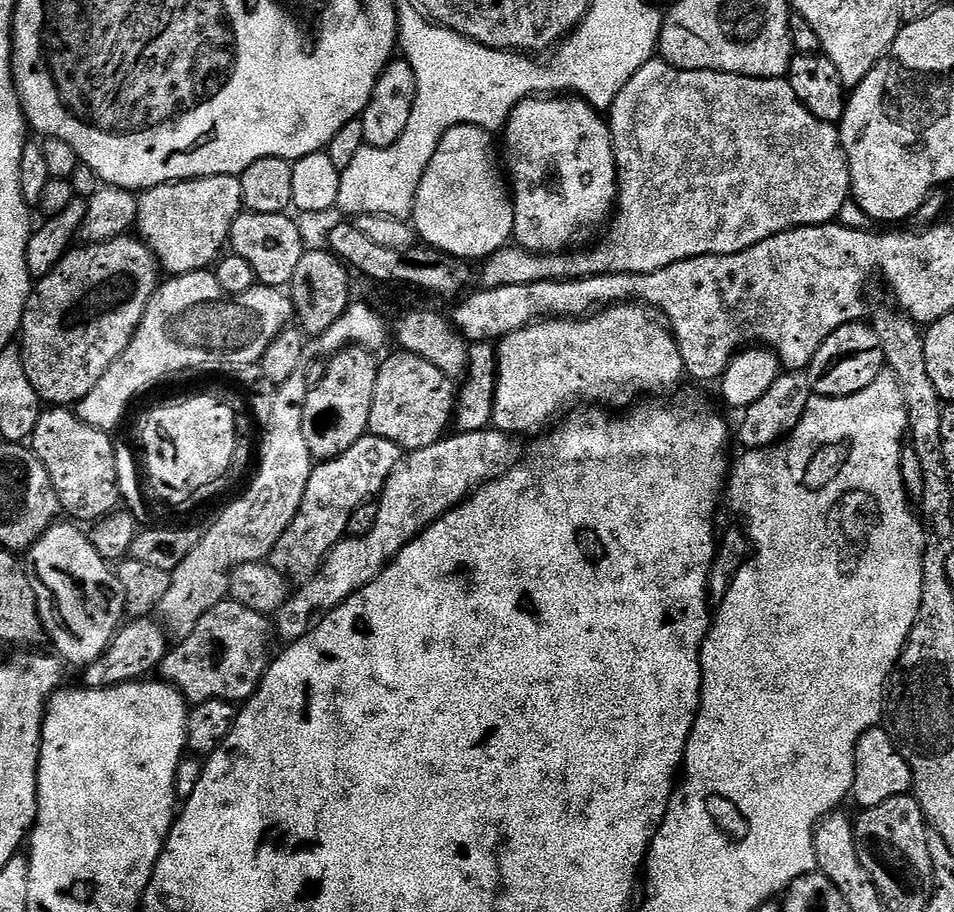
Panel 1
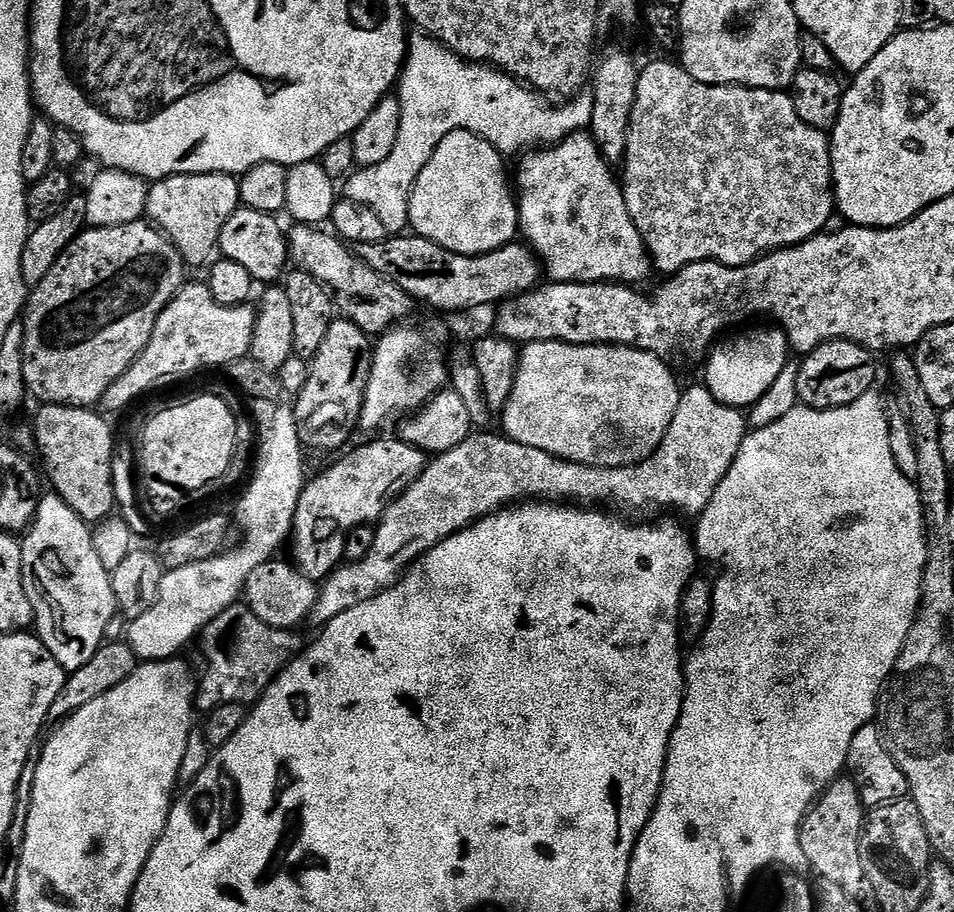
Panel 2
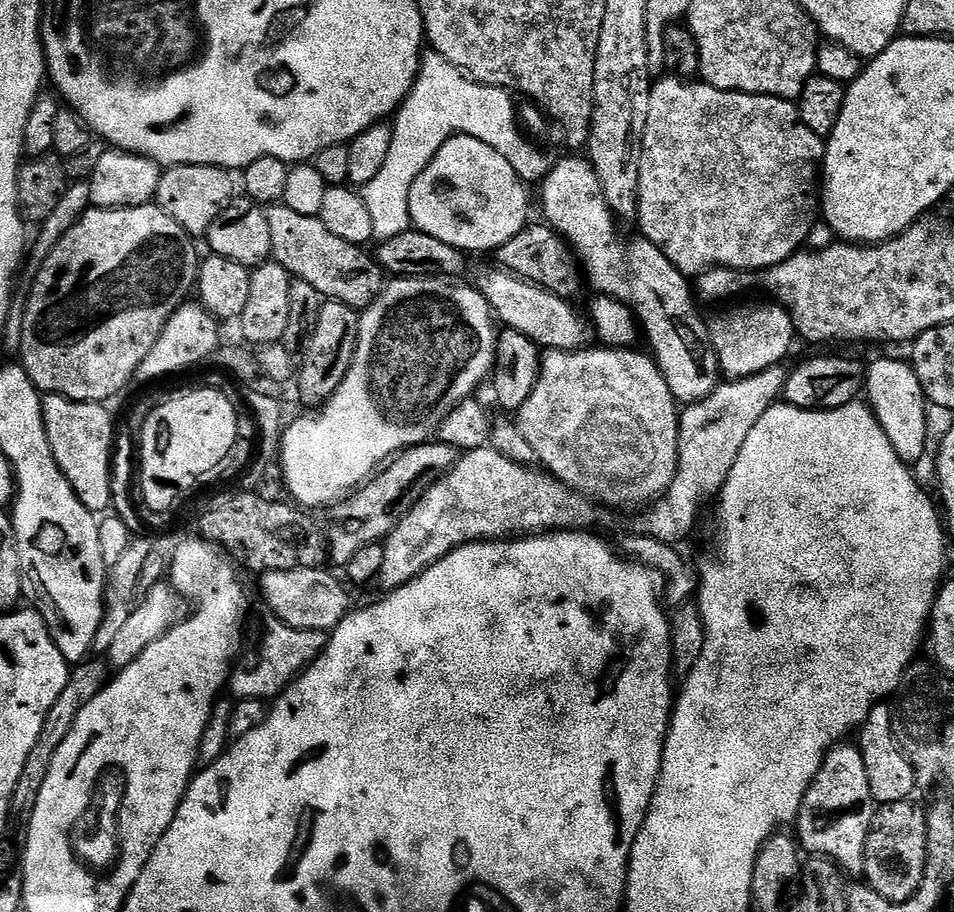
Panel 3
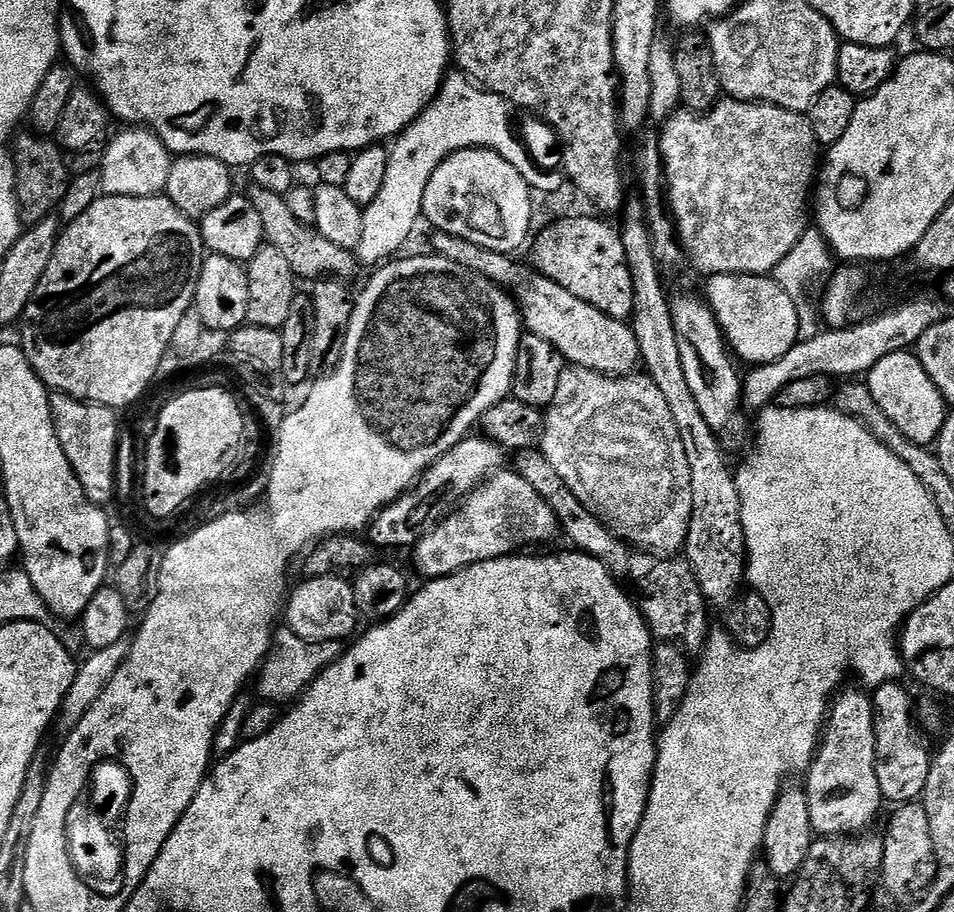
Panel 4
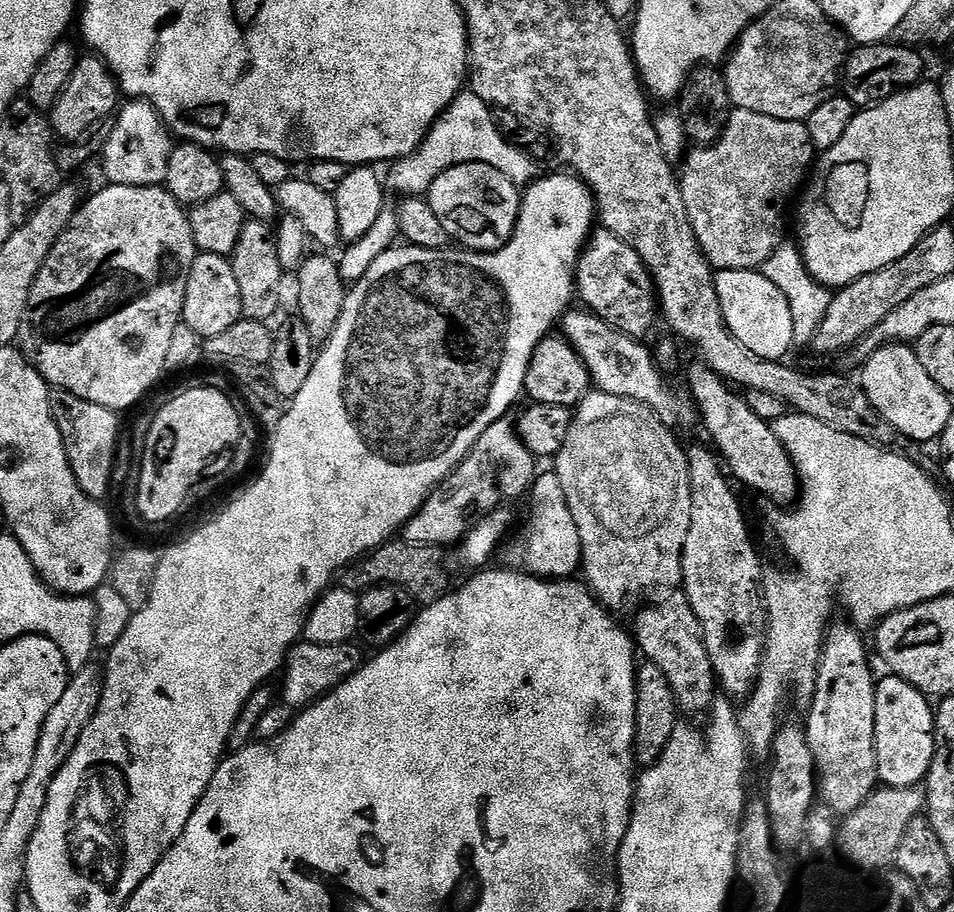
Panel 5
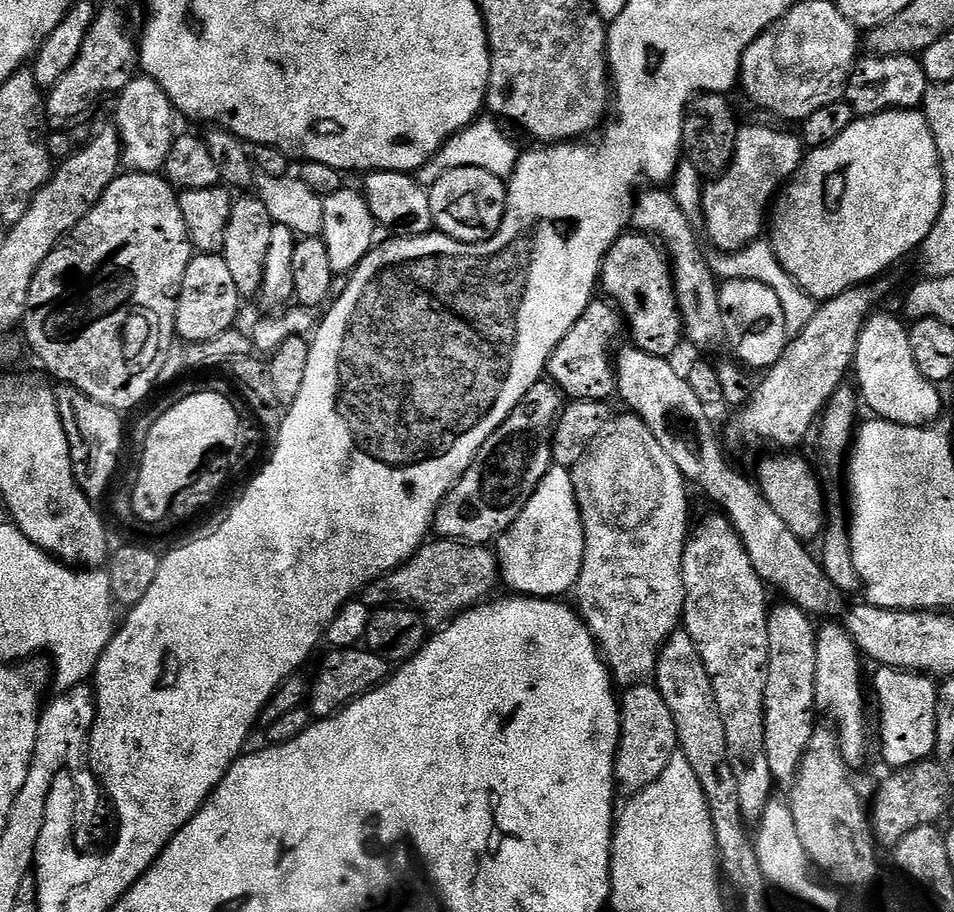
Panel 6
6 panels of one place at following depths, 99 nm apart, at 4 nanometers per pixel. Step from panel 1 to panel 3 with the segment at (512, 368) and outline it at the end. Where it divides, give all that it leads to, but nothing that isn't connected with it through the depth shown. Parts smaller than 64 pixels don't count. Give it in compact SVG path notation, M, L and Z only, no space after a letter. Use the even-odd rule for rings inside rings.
M607 346L589 347L578 352L554 352L551 350L543 353L540 361L540 377L530 398L520 407L518 425L524 438L530 442L531 449L537 454L538 461L556 479L567 484L569 488L580 492L597 505L609 510L616 508L643 509L656 503L660 497L668 493L668 487L674 482L676 471L680 462L680 413L676 395L670 390L666 378L660 372L660 366L651 355L643 356L637 350L621 350ZM599 412L629 412L632 416L596 416Z

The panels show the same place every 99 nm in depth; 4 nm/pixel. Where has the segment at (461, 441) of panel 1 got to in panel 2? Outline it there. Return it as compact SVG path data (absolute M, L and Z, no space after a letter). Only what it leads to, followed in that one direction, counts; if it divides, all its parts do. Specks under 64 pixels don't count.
M707 386L699 387L685 387L681 391L678 410L674 412L674 422L670 424L670 430L664 435L656 453L649 460L631 464L628 468L595 468L560 460L557 456L546 454L546 450L527 448L509 440L503 434L491 436L492 432L488 430L469 436L466 442L462 442L462 446L454 446L454 450L439 453L425 468L424 473L389 504L384 516L375 525L376 538L370 554L364 560L341 564L319 585L316 608L310 617L311 623L314 622L317 626L329 624L334 618L338 618L338 614L346 614L346 610L354 610L354 606L370 602L370 598L382 594L388 588L396 587L396 583L405 575L407 569L455 532L461 532L469 524L474 524L501 508L527 501L529 498L547 498L552 502L579 502L584 506L611 506L625 513L668 514L673 508L676 512L685 512L686 515L692 516L691 518L699 517L700 513L706 510L706 506L710 506L710 498L714 498L714 490L718 490L730 466L734 466L744 438L750 431L749 417L741 409L723 404Z

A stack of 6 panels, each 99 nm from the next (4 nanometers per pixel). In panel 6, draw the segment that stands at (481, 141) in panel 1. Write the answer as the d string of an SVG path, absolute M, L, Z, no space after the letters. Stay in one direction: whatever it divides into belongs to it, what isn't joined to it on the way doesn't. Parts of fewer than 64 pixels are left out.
M481 168L450 170L429 189L433 225L450 240L483 244L497 232L508 209L508 189L499 176Z

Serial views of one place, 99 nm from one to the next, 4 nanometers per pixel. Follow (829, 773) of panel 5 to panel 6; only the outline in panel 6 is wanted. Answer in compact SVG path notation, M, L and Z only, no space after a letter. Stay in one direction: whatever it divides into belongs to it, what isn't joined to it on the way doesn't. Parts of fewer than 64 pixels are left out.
M824 622L819 625L814 666L816 706L823 715L825 712L833 720L831 723L836 738L840 741L840 753L850 766L862 763L868 752L868 720L864 717L864 668L860 665L860 660L862 661L860 647L854 638L850 638L843 623Z

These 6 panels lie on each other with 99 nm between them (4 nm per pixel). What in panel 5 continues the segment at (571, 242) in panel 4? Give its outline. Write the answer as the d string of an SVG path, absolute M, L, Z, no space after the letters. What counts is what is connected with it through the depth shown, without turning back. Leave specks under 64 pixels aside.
M602 226L593 231L580 251L580 261L576 263L575 295L587 311L635 340L643 341L652 323L658 320L658 297L652 275L648 273L638 250Z

